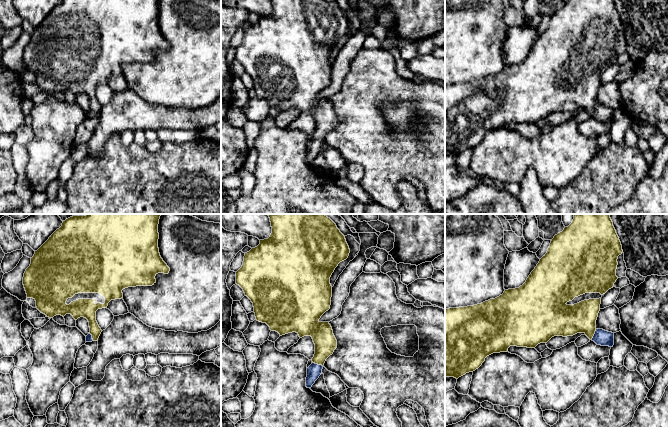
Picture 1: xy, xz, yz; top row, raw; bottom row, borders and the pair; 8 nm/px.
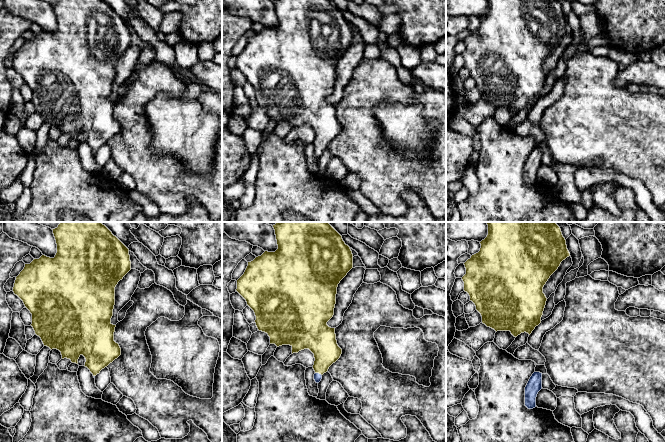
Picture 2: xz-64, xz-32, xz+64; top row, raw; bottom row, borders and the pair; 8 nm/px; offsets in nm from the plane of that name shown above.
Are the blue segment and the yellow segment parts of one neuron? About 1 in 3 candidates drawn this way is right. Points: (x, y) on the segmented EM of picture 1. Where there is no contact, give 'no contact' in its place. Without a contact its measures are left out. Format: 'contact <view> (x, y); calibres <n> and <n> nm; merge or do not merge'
contact xz (317, 364); calibres 110 and 180 nm; merge

